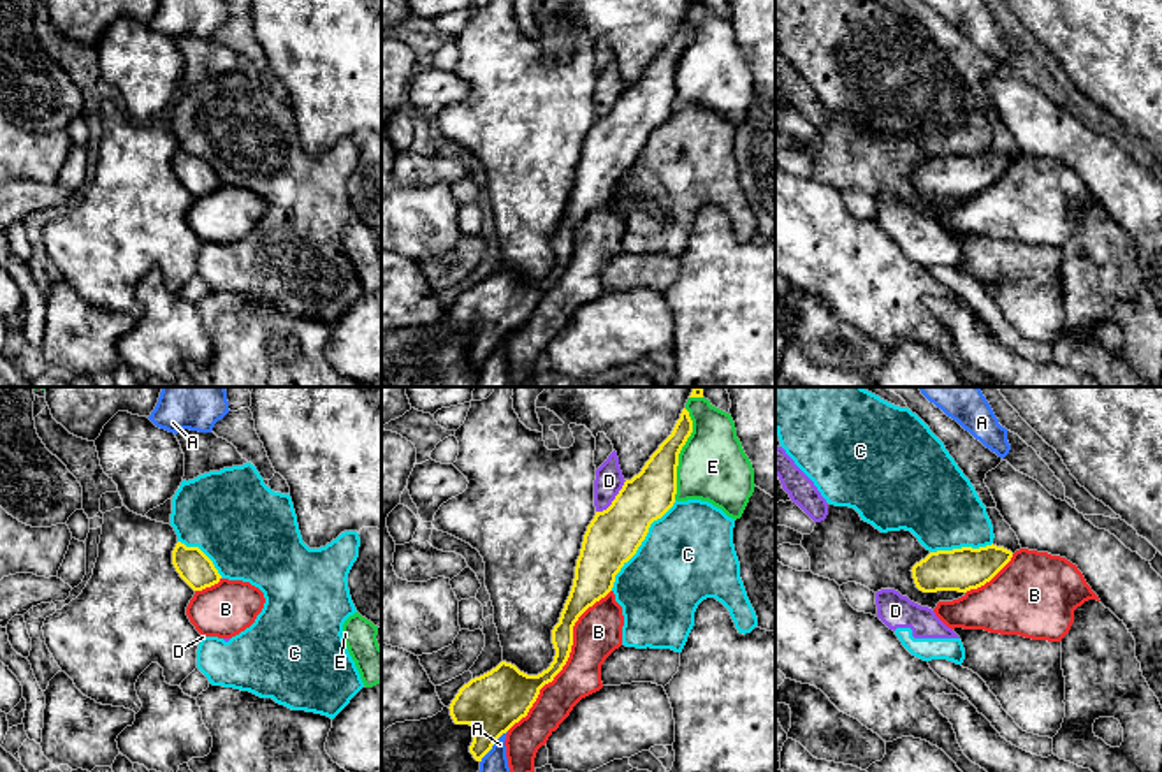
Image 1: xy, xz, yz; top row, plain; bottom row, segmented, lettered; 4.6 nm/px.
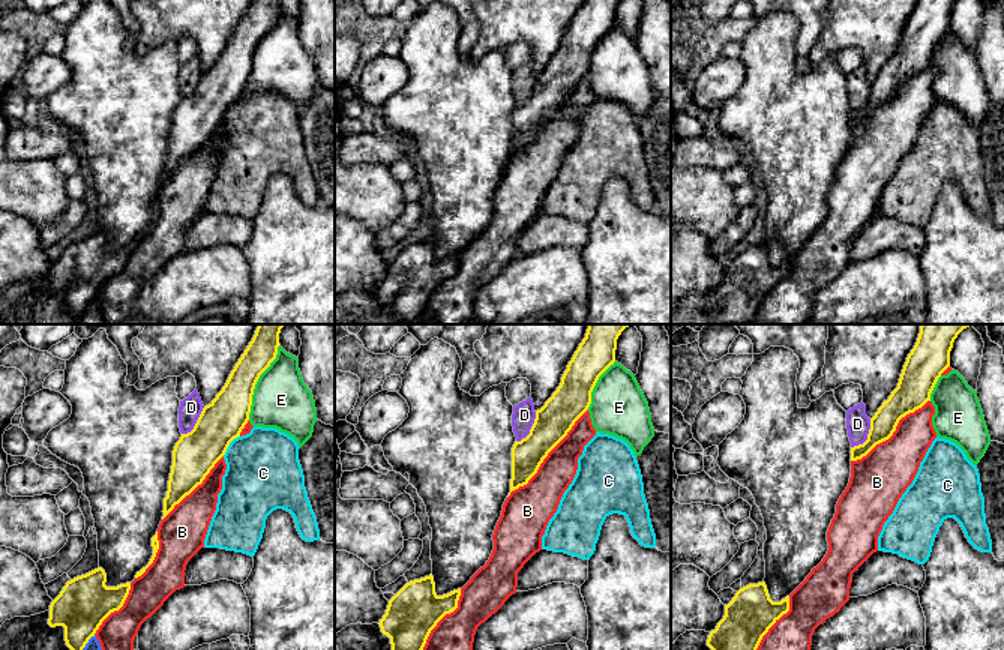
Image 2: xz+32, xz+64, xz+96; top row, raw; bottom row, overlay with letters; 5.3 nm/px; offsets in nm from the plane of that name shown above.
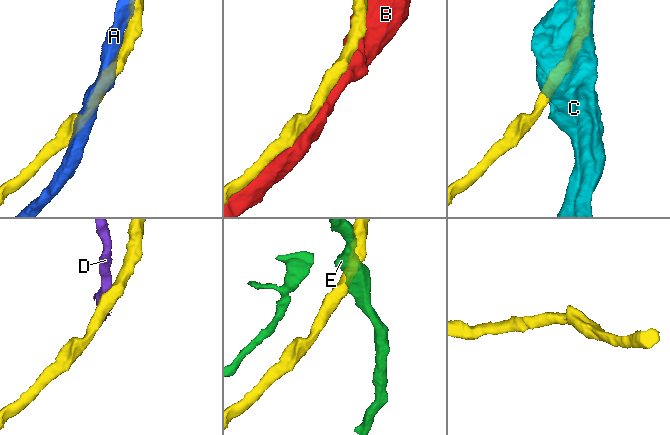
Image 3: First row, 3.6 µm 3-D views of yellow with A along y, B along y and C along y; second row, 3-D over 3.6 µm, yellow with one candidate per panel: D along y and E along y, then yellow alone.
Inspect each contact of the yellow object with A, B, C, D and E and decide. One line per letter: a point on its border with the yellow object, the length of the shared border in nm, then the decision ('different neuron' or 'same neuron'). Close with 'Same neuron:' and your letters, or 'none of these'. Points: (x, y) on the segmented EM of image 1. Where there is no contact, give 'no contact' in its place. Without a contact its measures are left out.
A: contact xz (493, 744); length 200 nm; different neuron
B: contact xz (566, 660); length 800 nm; same neuron
C: contact xz (640, 544); length 500 nm; different neuron
D: contact xz (614, 500); length 200 nm; different neuron
E: contact xz (679, 452); length 420 nm; different neuron
Same neuron: B

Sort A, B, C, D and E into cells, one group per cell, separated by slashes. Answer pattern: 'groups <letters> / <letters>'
groups A / B / C D / E

